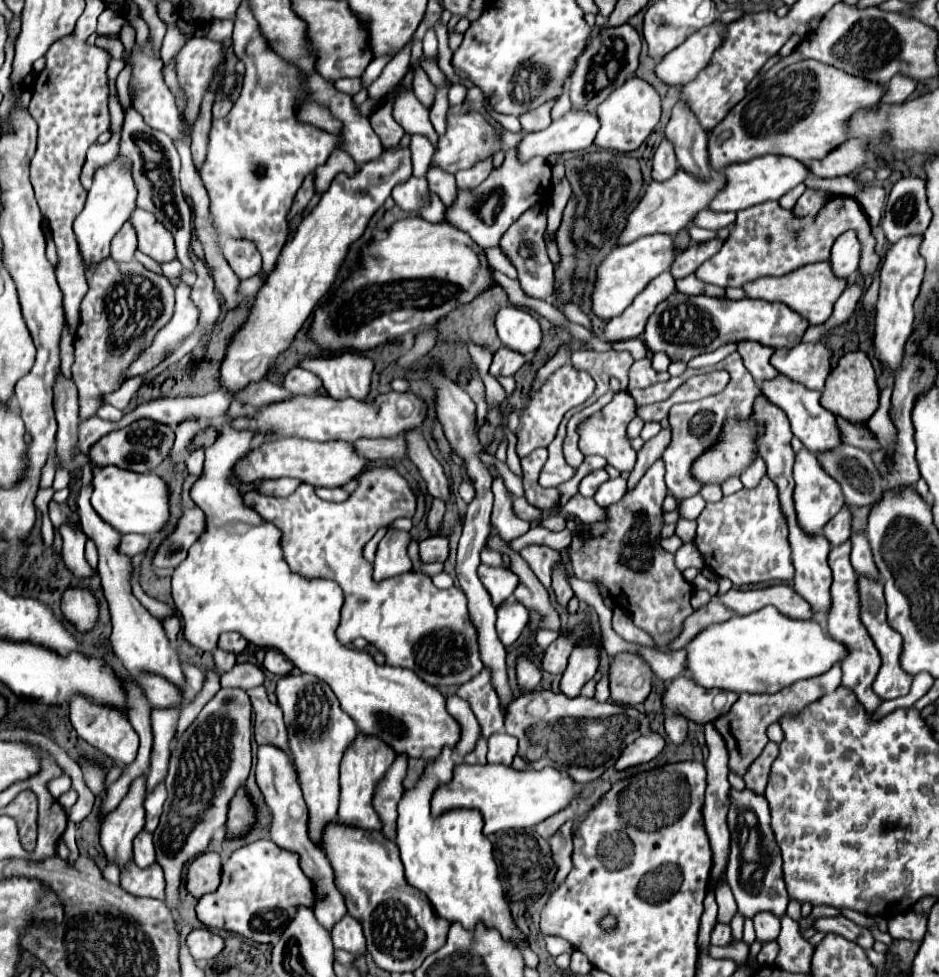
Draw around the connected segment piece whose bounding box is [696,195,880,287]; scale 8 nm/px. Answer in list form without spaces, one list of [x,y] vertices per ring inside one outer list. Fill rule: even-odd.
[[[830,197],[816,215],[796,217],[792,209],[782,209],[778,201],[760,203],[756,207],[742,209],[736,219],[736,227],[732,229],[730,237],[724,241],[720,253],[704,261],[696,275],[712,285],[718,287],[742,287],[748,281],[758,277],[780,277],[782,273],[790,273],[792,269],[814,263],[814,261],[828,261],[830,247],[844,231],[856,231],[856,237],[862,247],[860,267],[858,271],[862,277],[872,275],[880,263],[876,253],[876,239],[870,233],[868,217],[864,215],[860,203],[852,197]]]

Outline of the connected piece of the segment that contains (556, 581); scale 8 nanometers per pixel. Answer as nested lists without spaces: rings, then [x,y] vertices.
[[[558,565],[556,573],[554,573],[554,579],[552,579],[552,589],[556,593],[558,605],[568,607],[568,601],[574,597],[574,593],[572,593],[568,581],[566,581],[566,569],[564,569],[564,565]]]

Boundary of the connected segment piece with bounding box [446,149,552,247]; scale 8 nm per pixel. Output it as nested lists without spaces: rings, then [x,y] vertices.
[[[510,149],[506,151],[504,163],[494,169],[480,187],[476,187],[474,191],[458,193],[458,201],[450,209],[446,209],[446,221],[468,233],[480,247],[496,247],[506,229],[526,209],[540,201],[546,201],[546,191],[540,193],[540,189],[550,189],[550,177],[550,165],[544,157],[532,157],[530,161],[522,163],[516,159],[516,151]]]

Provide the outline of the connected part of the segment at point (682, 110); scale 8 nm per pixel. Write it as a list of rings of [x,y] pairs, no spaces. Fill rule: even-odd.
[[[678,101],[672,119],[666,127],[666,137],[674,147],[678,167],[698,179],[710,179],[712,171],[708,167],[708,133],[696,123],[694,113],[684,101]]]

